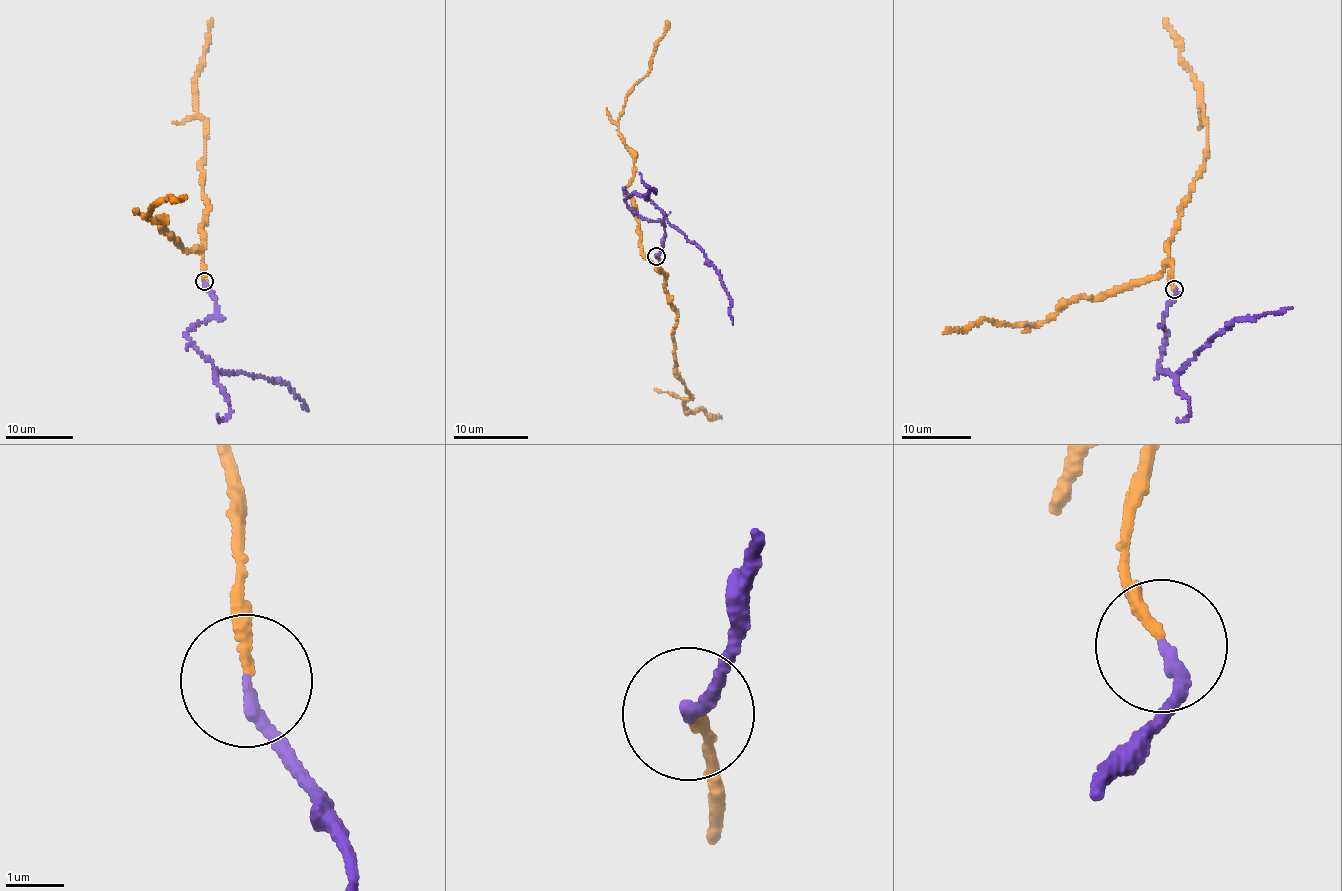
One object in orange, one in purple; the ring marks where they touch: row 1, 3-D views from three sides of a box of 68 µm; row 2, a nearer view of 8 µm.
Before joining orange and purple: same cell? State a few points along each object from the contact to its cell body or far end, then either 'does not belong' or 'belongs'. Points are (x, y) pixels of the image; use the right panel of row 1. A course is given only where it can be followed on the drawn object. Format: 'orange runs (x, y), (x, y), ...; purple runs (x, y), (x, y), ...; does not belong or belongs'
orange runs (1175, 289), (1168, 239), (1192, 179), (1203, 166), (1206, 118), (1199, 83), (1180, 58), (1180, 43), (1165, 20); purple runs (1175, 289), (1166, 308), (1167, 339), (1159, 366), (1173, 375), (1239, 319), (1290, 306); belongs

